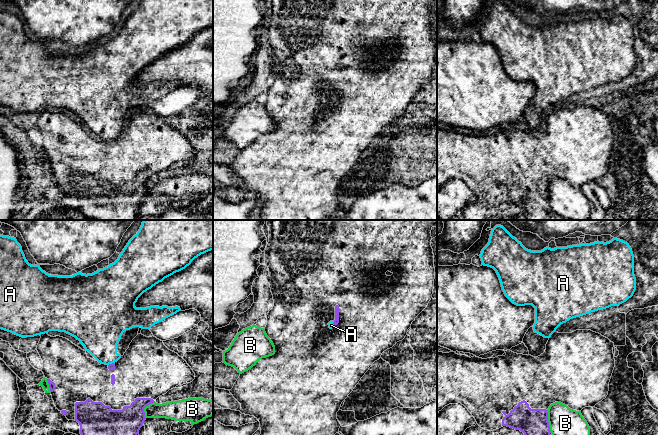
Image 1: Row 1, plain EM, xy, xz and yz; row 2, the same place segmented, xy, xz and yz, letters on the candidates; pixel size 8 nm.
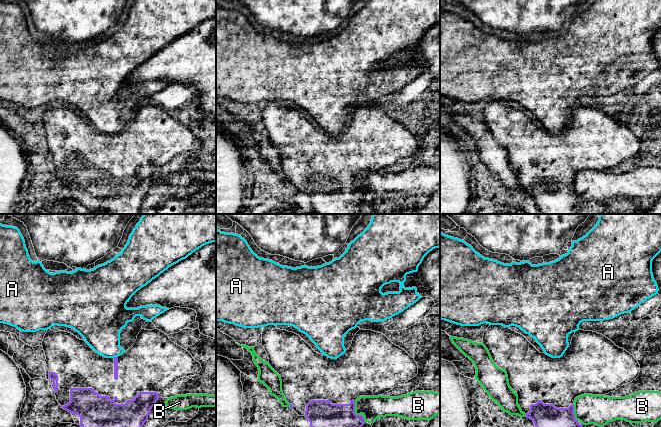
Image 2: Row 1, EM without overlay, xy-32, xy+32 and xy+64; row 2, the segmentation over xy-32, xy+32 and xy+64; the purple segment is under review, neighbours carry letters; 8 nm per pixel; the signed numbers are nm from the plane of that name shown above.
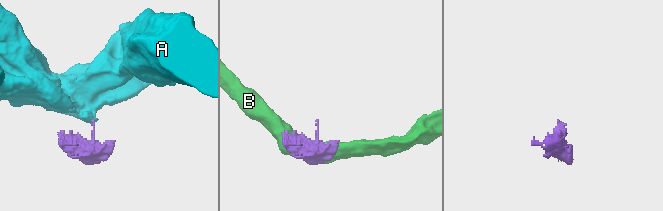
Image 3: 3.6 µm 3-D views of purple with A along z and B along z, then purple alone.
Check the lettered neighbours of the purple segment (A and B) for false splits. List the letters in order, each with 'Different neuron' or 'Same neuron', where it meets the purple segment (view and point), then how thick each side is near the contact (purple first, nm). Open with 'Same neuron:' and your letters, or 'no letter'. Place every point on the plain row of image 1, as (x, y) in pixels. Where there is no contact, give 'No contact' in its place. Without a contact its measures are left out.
Same neuron: no letter
A: Different neuron. Touches purple at xy (110, 140). Thickness 50 nm (purple) against 320 nm
B: Different neuron. Touches purple at yz (547, 197). Thickness 220 nm (purple) against 260 nm

